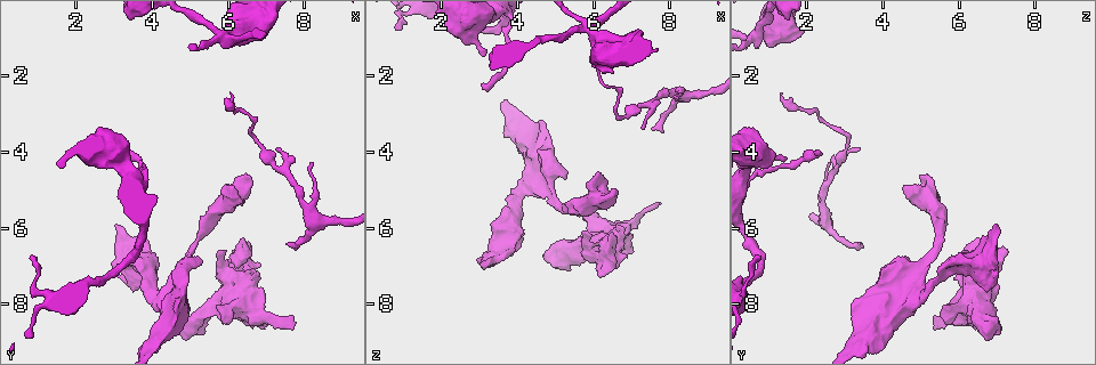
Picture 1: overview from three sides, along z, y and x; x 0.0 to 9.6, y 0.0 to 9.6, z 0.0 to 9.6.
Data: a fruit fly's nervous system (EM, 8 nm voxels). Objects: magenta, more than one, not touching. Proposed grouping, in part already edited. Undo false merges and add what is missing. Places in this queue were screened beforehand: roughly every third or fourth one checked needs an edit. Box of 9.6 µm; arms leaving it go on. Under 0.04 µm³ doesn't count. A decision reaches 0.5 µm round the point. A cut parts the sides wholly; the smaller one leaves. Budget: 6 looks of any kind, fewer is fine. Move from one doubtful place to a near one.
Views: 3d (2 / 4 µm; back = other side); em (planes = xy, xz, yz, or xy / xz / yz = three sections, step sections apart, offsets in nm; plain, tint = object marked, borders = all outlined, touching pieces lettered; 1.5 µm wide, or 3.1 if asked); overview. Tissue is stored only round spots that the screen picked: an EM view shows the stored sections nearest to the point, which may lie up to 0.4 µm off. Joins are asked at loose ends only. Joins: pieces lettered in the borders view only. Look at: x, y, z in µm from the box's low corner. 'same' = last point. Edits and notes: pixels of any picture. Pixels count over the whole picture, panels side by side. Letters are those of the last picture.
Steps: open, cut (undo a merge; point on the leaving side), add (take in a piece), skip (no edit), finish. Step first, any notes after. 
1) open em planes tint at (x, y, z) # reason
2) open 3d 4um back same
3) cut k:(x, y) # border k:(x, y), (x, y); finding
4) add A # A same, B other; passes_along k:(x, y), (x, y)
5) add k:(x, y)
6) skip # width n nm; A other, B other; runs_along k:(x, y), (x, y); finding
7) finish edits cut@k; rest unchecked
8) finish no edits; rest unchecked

open 3d 4um at (4.40, 8.70, 3.70) # a fork

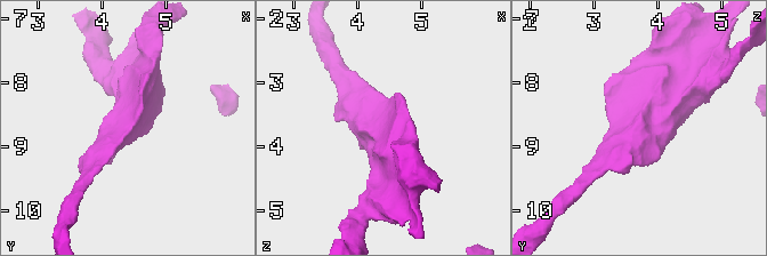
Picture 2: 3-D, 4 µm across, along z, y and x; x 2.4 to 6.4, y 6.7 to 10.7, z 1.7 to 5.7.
open em yz step 4 borders at (4.40, 8.65, 3.65)

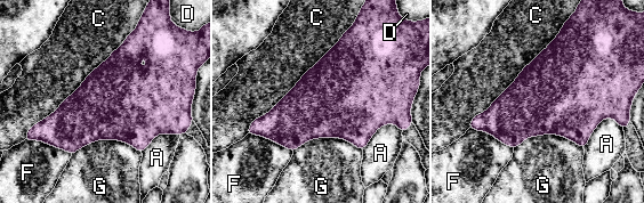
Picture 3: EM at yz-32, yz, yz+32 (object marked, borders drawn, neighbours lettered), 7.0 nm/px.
skip # A other, C other, D other, F other, G other; border 3:(362, 149), (316, 137), (292, 151); one neuron here

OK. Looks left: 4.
open em xz step 8 borders at (4.80, 9.00, 6.75)

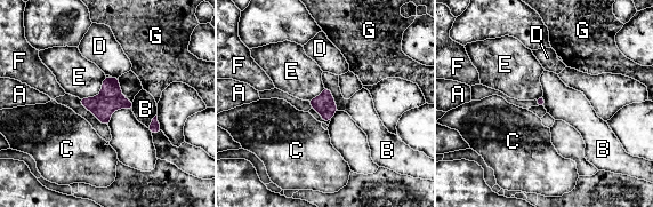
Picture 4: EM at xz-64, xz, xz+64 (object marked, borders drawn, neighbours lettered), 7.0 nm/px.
skip # A other, B other, C other, D other, E other, F other, G other; no lettered piece goes on from it

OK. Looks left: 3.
open 3d 4um at (3.45, 7.55, 6.80) # branch stops here

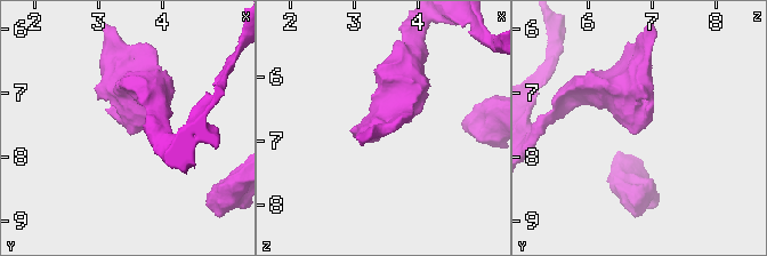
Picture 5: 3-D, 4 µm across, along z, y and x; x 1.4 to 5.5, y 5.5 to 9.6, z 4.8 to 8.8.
open em yz step 4 tint at (3.40, 7.60, 6.70)

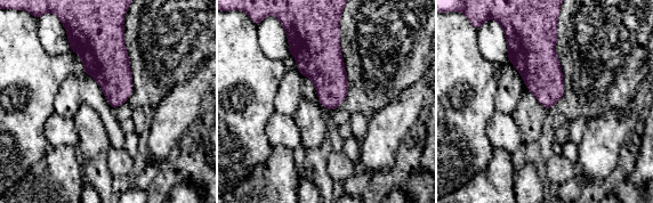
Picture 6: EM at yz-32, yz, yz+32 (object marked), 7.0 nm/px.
open em planes borders same

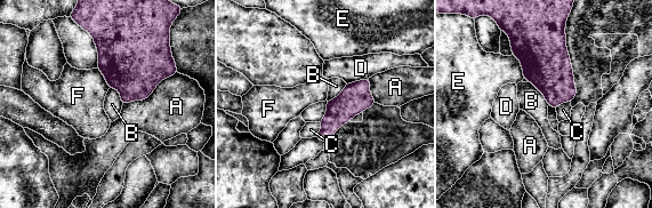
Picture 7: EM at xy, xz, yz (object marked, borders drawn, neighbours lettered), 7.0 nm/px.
skip # A other, B other, C other, D other, E other, F other; border 7:(346, 84), (337, 96), (327, 101); no lettered piece goes on from it

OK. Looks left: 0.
finish no edits; rest unchecked

